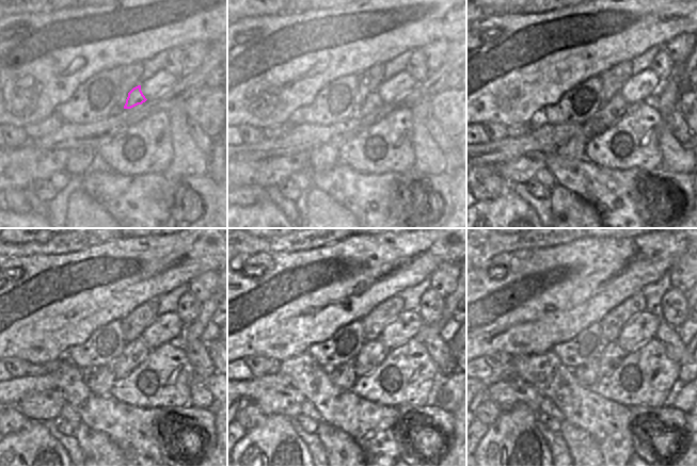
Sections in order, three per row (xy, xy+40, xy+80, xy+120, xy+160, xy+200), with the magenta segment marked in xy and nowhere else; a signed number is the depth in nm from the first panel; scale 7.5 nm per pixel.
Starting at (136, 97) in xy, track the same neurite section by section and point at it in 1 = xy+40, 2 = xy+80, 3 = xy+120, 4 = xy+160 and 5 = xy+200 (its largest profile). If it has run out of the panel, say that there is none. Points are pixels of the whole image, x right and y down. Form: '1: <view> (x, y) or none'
1: xy+40 (373, 101)
2: xy+80 (611, 112)
3: xy+120 (135, 352)
4: xy+160 (373, 353)
5: xy+200 (612, 355)

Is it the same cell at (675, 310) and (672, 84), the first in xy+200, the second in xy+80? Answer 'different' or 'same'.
different

